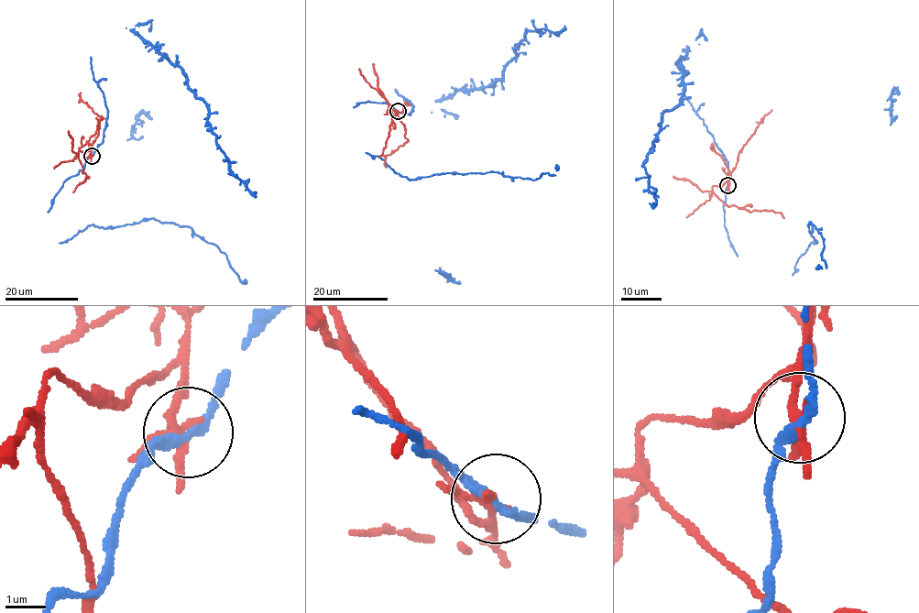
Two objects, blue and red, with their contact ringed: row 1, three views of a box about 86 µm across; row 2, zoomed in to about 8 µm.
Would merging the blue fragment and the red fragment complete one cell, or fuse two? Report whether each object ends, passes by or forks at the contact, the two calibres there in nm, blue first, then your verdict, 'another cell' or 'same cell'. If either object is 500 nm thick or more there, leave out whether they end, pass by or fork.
blue passes by; red forks there; 220 nm thick on the blue side, 200 nm on the other; another cell

